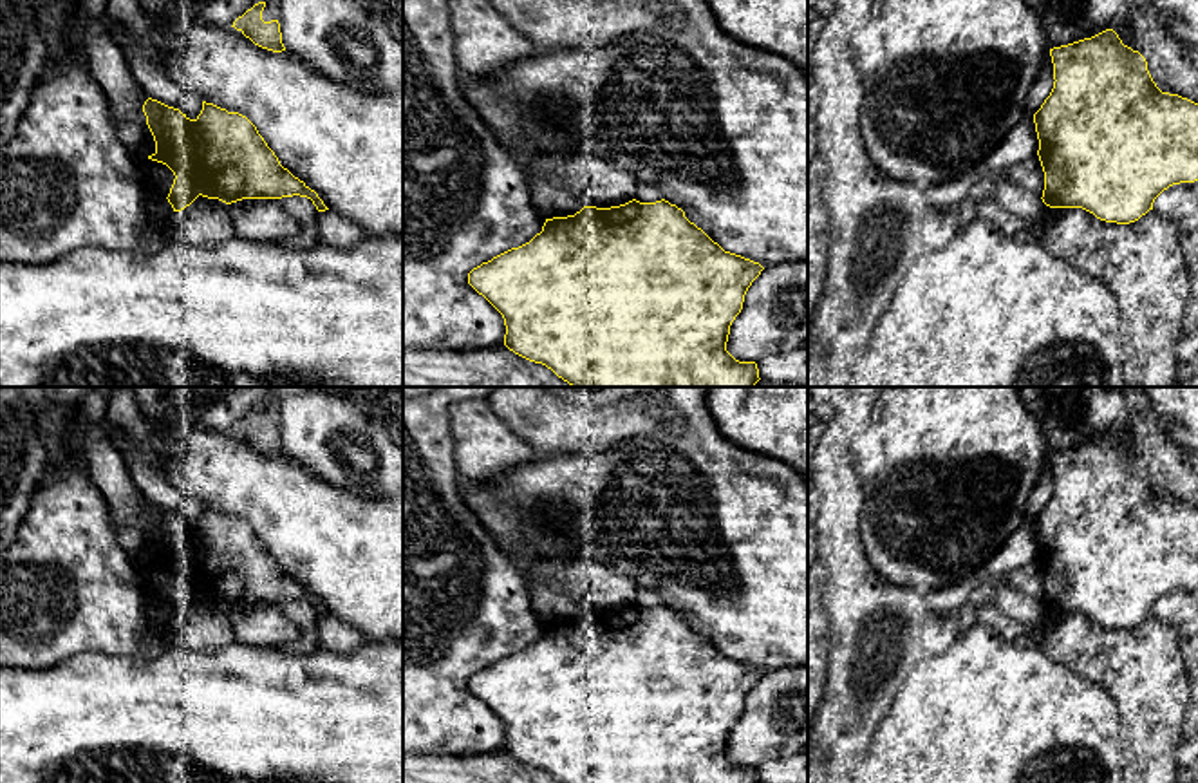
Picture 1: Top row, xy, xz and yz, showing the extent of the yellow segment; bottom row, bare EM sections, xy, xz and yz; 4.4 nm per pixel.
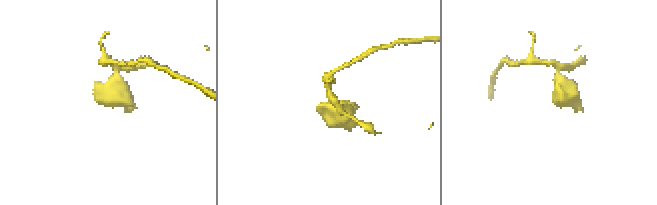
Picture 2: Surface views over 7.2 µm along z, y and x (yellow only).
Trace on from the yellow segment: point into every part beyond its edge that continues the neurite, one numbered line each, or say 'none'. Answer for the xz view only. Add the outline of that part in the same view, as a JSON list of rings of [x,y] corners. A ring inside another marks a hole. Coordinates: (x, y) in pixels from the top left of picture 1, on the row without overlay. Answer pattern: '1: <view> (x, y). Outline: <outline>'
none

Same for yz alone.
none

